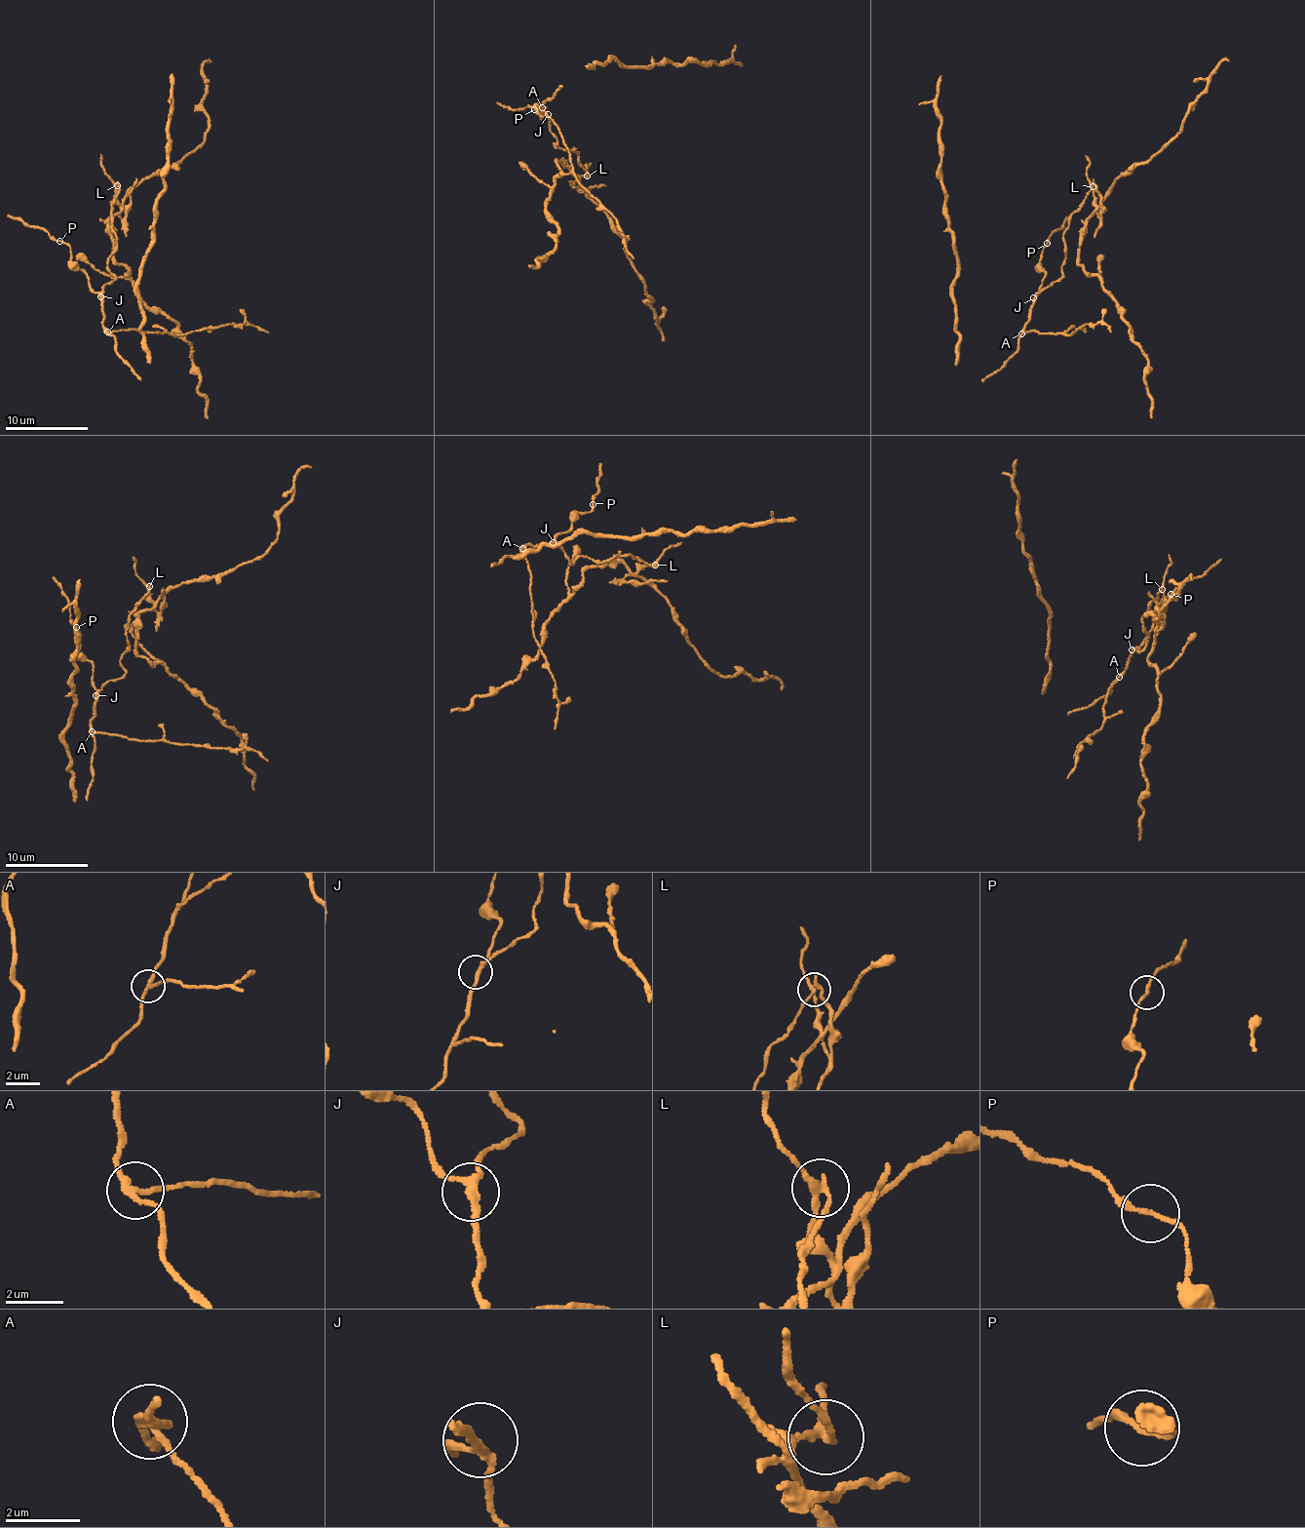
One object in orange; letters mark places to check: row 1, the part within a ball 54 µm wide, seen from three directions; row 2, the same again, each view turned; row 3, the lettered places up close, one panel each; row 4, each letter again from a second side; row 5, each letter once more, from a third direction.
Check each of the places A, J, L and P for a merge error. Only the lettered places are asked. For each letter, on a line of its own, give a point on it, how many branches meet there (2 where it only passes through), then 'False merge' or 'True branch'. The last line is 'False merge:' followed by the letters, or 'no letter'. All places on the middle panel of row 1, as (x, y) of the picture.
A: Place: (542, 107). Branches: 3. False merge
J: Place: (548, 114). Branches: 3. True branch
L: Place: (587, 176). Branches: 3. False merge
P: Place: (534, 109). Branches: 2. True branch
False merge: A, L

